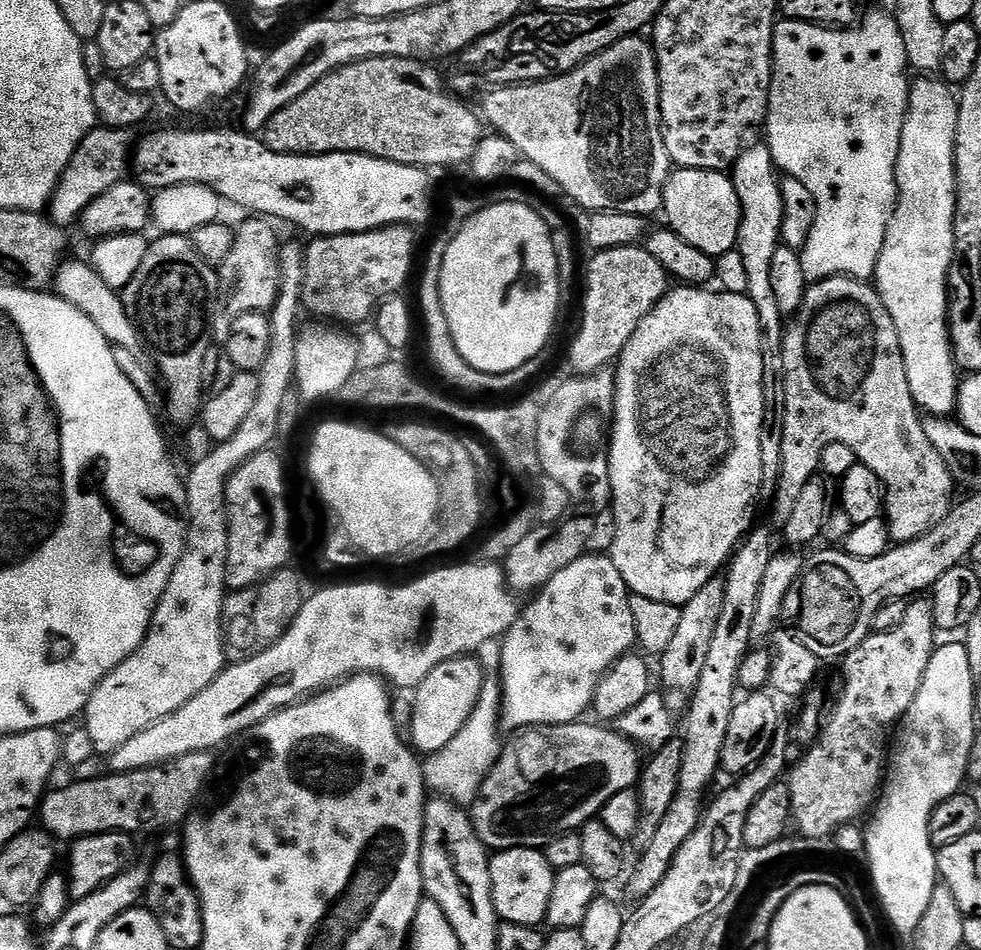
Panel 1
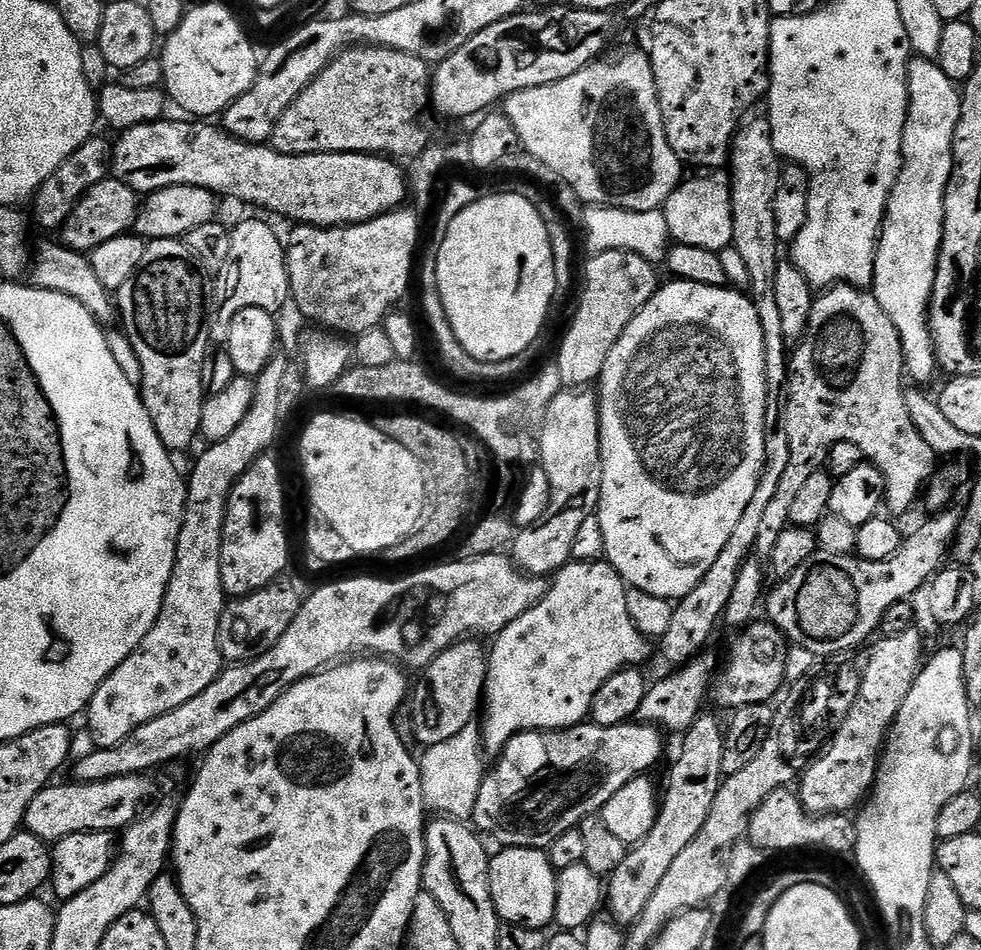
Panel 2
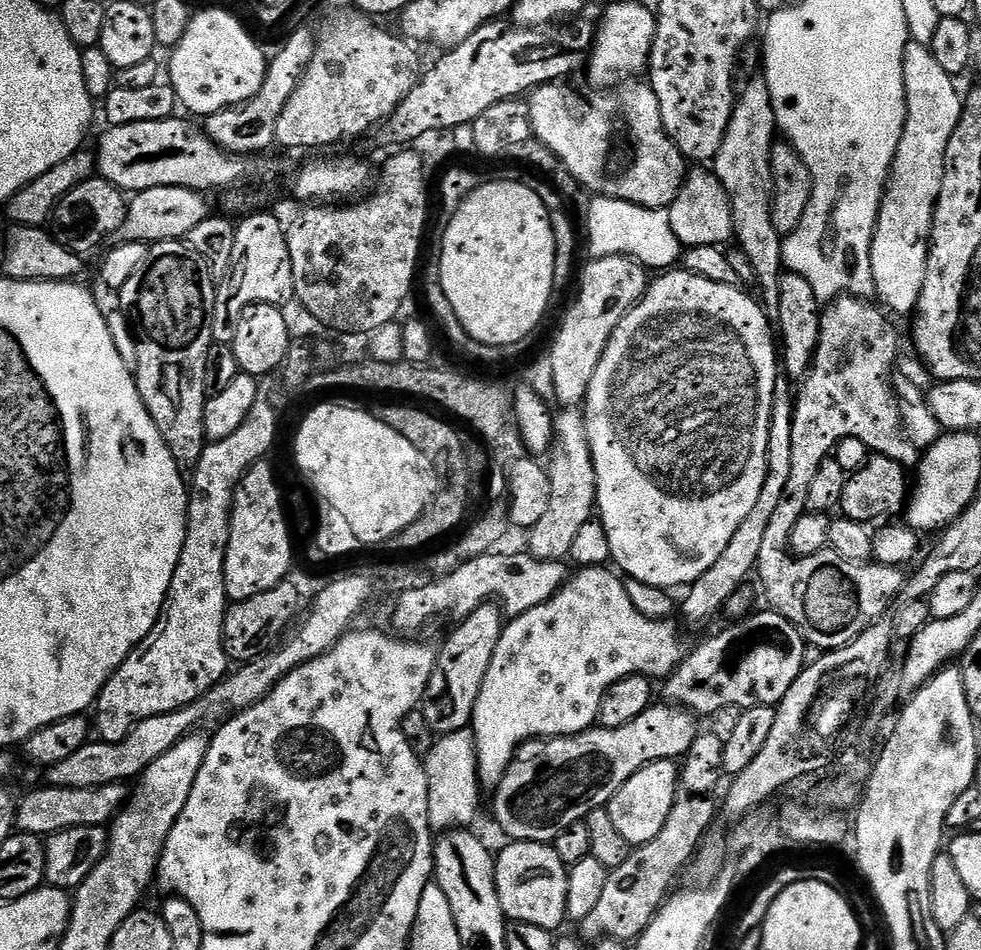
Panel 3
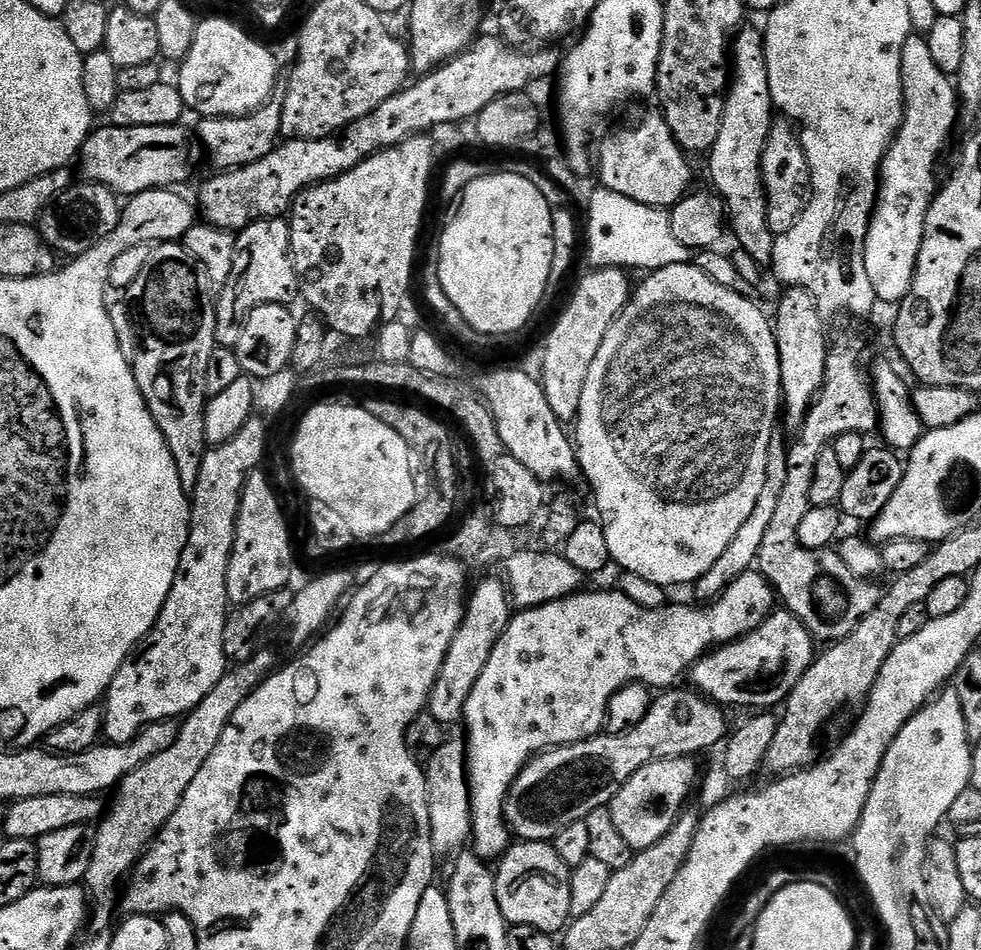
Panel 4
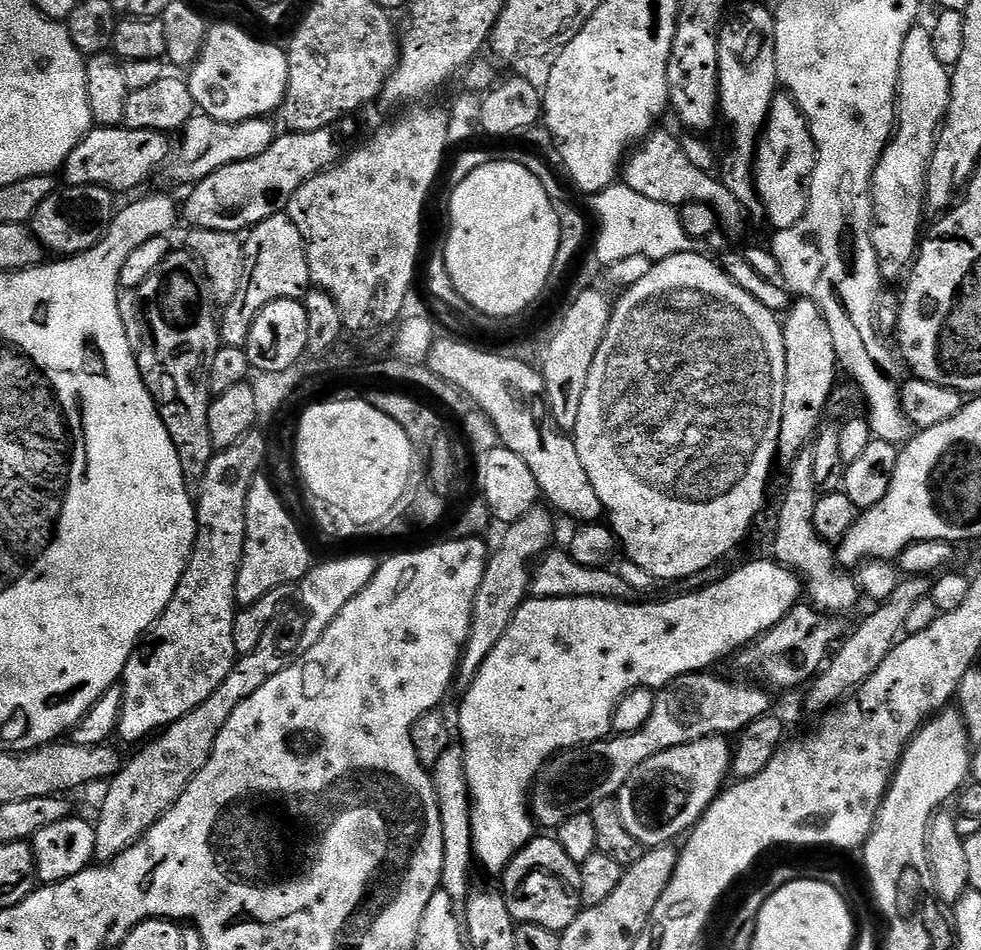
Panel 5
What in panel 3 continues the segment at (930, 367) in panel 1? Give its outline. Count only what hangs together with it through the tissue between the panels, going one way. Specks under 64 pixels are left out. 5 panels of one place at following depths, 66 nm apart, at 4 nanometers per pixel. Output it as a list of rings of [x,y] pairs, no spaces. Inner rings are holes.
[[[909,43],[904,55],[908,113],[902,142],[892,163],[892,174],[884,189],[884,201],[880,203],[872,242],[876,296],[889,313],[915,313],[922,286],[926,282],[928,246],[932,239],[938,194],[942,190],[946,150],[960,117],[964,115],[962,92],[960,96],[956,84],[953,76],[946,74],[946,70],[942,70],[942,65],[934,59],[929,45]]]

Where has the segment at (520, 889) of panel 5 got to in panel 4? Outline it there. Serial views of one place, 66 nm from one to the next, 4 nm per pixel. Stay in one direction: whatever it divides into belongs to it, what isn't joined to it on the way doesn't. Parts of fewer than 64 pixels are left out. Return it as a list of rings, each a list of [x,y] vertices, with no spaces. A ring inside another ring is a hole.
[[[543,840],[516,842],[499,857],[494,875],[498,906],[509,925],[534,926],[549,934],[560,934],[567,929],[570,910],[570,886],[572,869],[558,858],[555,847]]]

